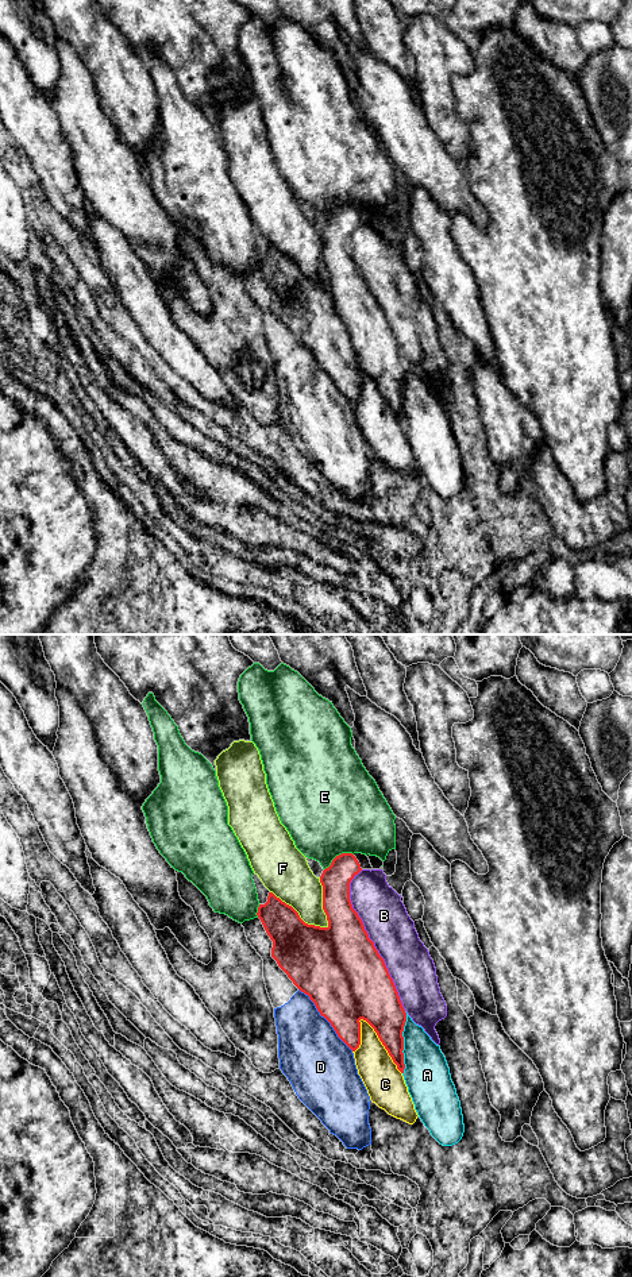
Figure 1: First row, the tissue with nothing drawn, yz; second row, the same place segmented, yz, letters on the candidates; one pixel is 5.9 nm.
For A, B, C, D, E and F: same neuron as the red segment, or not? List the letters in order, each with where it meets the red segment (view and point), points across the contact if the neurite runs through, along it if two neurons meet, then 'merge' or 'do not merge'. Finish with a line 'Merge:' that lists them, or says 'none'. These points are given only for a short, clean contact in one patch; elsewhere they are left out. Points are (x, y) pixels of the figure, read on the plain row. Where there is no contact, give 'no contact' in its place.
A: yz (403, 394) | do not merge
B: yz (370, 292) | do not merge
C: yz (382, 396) | do not merge
D: yz (326, 370) | do not merge
E: yz (339, 207) | do not merge
F: yz (299, 267) | do not merge
Merge: none

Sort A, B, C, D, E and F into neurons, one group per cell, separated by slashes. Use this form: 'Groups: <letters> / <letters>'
Groups: A B / C D / E / F

